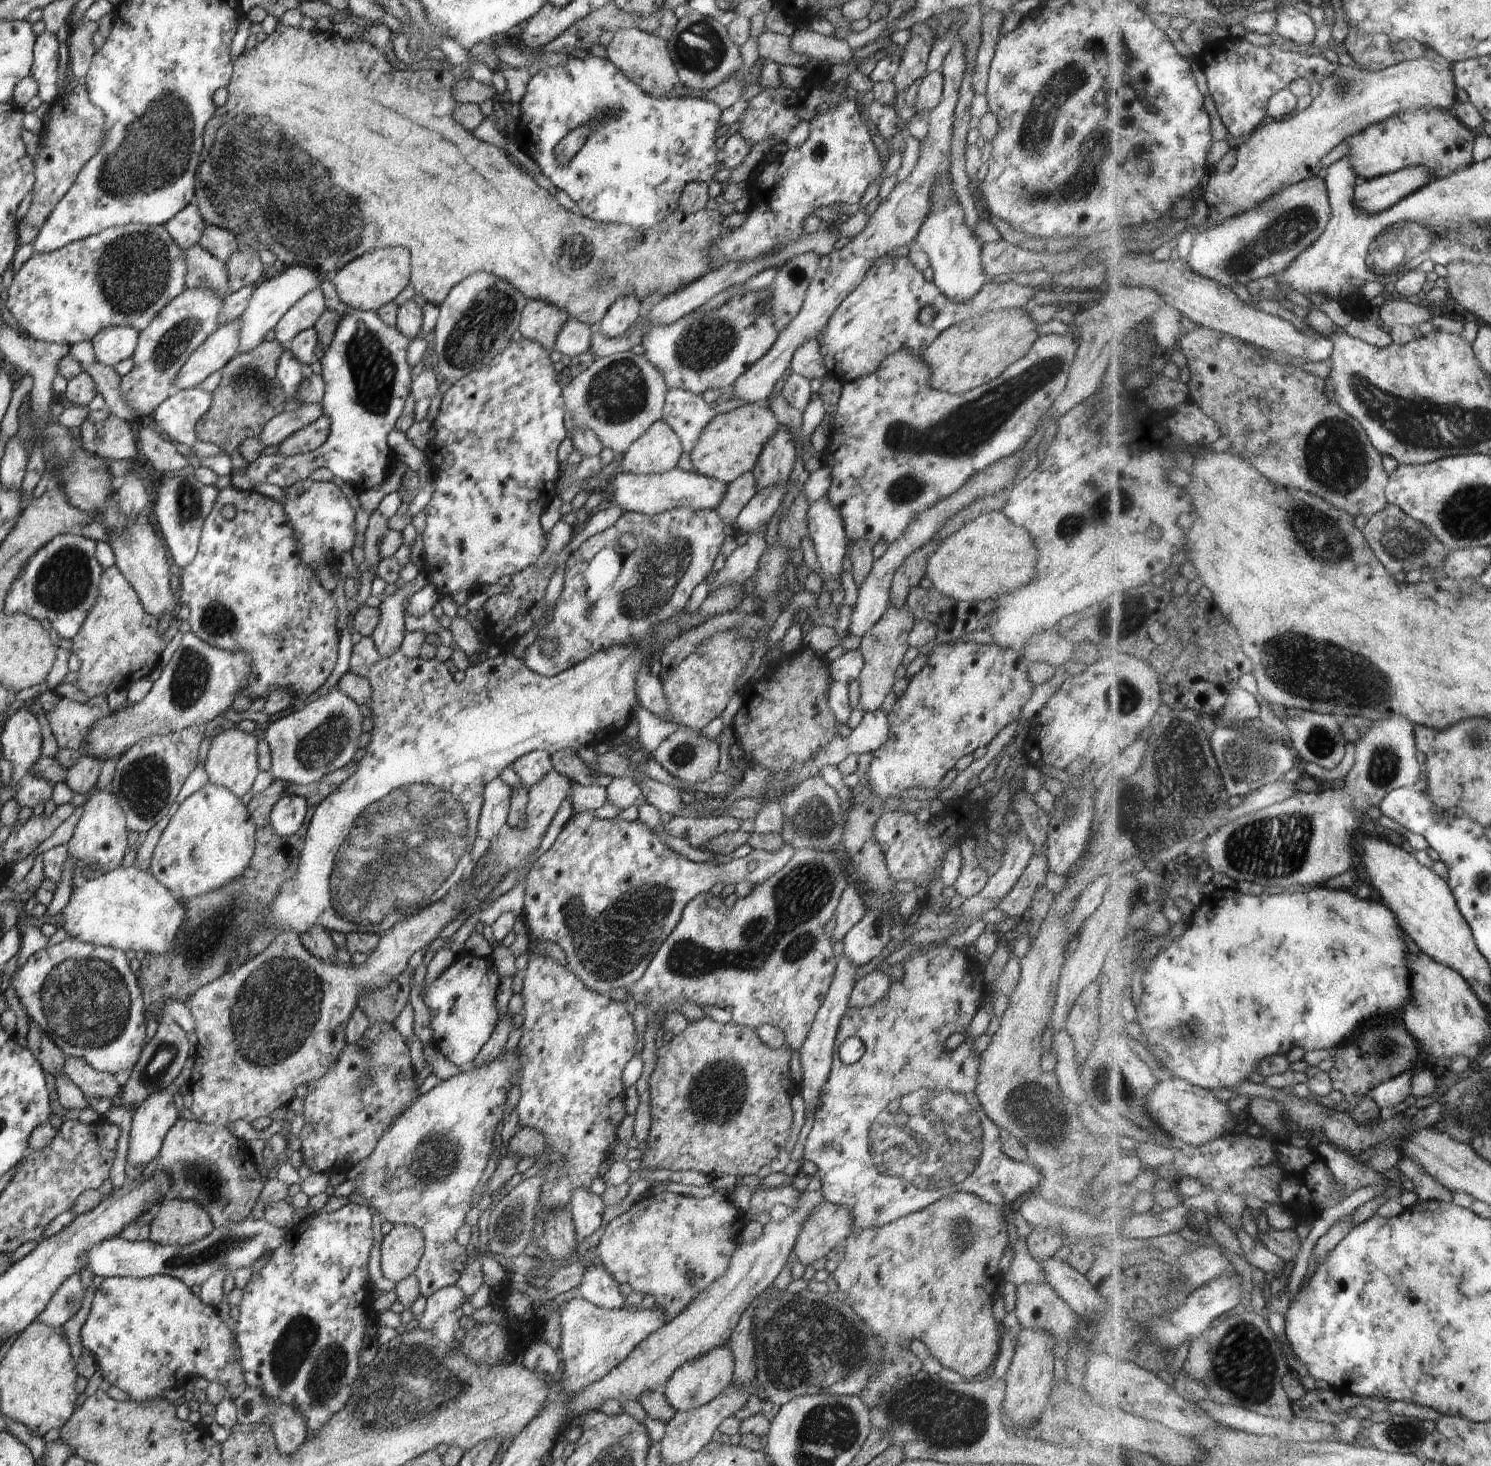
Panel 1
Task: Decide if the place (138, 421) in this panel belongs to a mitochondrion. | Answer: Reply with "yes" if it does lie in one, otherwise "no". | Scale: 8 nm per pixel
no

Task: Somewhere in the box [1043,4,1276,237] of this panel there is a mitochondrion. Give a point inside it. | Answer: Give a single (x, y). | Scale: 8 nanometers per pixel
(1086, 178)

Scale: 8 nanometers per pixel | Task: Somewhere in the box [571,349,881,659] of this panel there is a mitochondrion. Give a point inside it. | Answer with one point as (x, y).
(664, 562)

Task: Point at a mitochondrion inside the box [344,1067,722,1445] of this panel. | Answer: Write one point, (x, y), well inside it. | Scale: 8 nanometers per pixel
(414, 1384)

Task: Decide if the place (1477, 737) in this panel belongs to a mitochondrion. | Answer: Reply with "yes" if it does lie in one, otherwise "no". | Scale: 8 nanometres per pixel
yes

